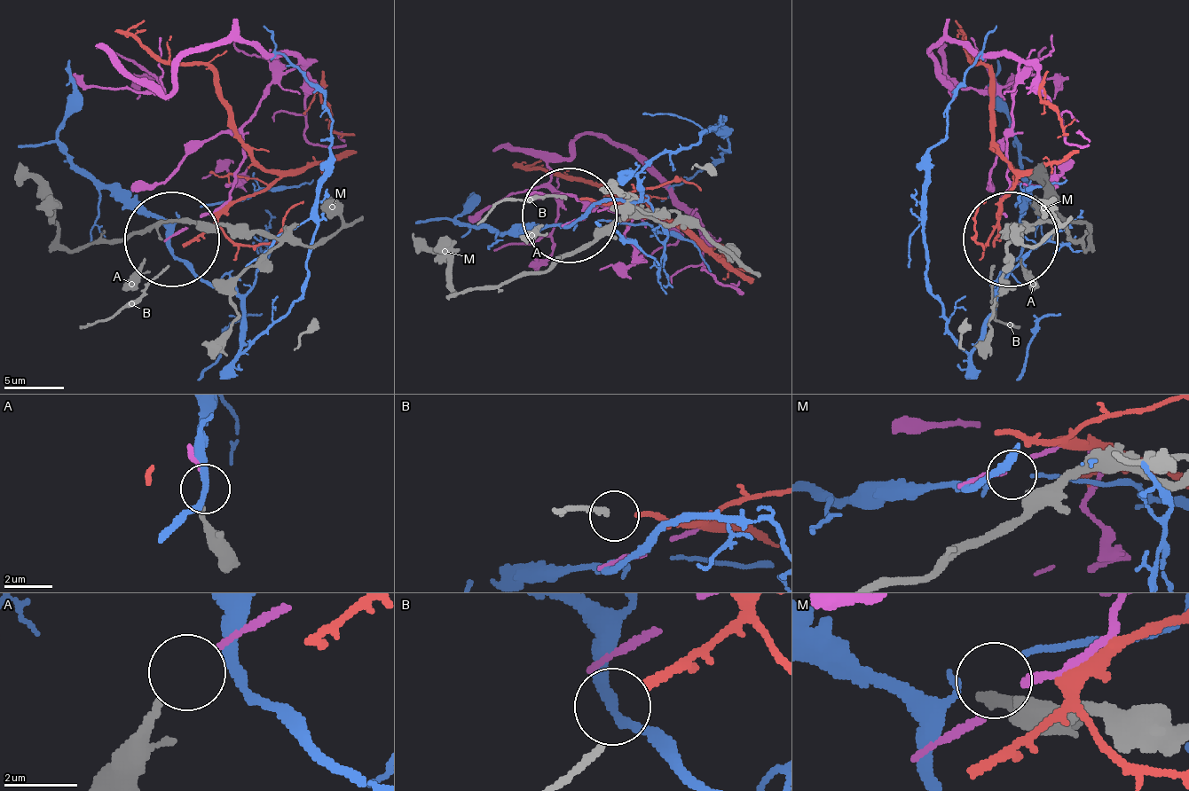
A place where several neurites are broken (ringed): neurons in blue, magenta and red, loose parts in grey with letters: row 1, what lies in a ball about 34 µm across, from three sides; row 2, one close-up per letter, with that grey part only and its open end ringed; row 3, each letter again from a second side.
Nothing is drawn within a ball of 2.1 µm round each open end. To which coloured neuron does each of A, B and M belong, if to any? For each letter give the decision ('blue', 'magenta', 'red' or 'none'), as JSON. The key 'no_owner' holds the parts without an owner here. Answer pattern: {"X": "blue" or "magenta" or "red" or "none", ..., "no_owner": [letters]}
{"A": "magenta", "B": "red", "M": "none", "no_owner": ["M"]}

